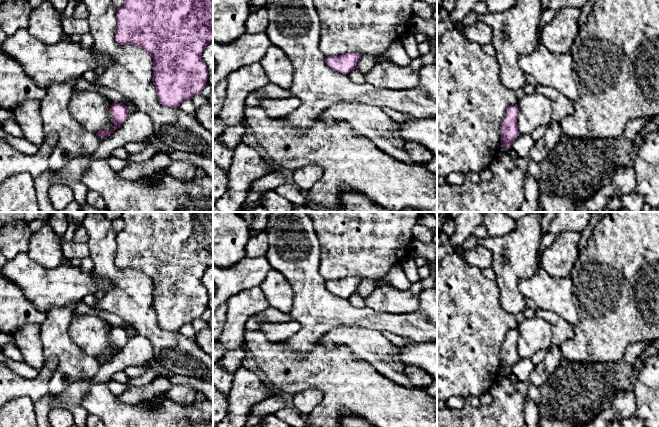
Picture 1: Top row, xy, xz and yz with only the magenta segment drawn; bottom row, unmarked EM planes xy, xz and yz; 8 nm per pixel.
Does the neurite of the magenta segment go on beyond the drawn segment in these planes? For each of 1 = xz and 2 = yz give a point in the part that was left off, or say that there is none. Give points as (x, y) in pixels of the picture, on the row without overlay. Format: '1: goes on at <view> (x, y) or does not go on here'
1: does not go on here
2: goes on at yz (505, 373)

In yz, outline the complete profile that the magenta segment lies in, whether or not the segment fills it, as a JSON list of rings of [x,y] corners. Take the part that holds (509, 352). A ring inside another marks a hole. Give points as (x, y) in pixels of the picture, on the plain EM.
[[[517,328],[509,330],[501,348],[501,374],[505,377],[510,374],[512,367],[520,358],[517,347],[518,337]]]

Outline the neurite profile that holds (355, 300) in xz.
[[[352,294],[349,298],[348,298],[350,304],[353,306],[353,307],[358,307],[358,308],[362,308],[362,307],[365,307],[365,302],[364,302],[364,299],[362,297],[360,297],[359,295],[357,294]]]

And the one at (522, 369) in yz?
[[[520,357],[514,364],[511,372],[517,377],[517,381],[525,382],[529,381],[529,376],[534,370],[535,365],[532,363],[530,358]]]

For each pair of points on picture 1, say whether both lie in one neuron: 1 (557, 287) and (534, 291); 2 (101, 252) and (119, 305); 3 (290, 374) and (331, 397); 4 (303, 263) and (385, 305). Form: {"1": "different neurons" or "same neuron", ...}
{"1": "same neuron", "2": "same neuron", "3": "same neuron", "4": "different neurons"}

